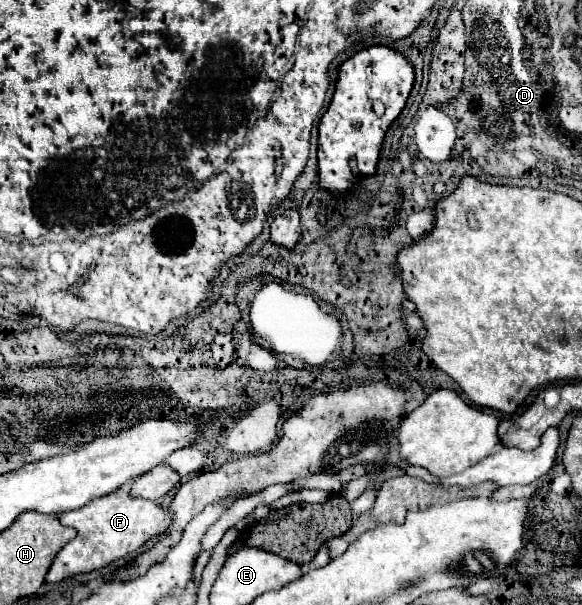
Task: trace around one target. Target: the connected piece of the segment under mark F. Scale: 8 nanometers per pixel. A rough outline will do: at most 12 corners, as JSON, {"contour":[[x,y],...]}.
{"contour":[[118,489],[60,515],[76,537],[46,583],[134,557],[168,509]]}

